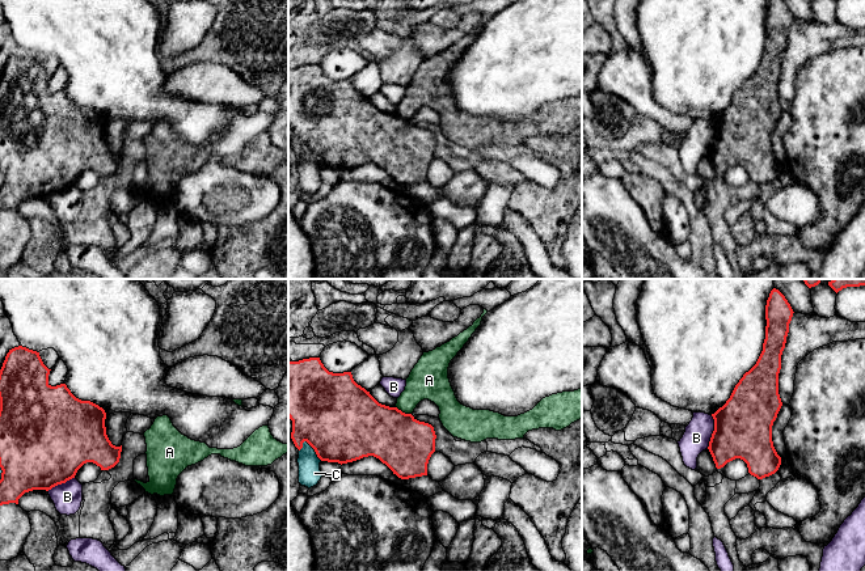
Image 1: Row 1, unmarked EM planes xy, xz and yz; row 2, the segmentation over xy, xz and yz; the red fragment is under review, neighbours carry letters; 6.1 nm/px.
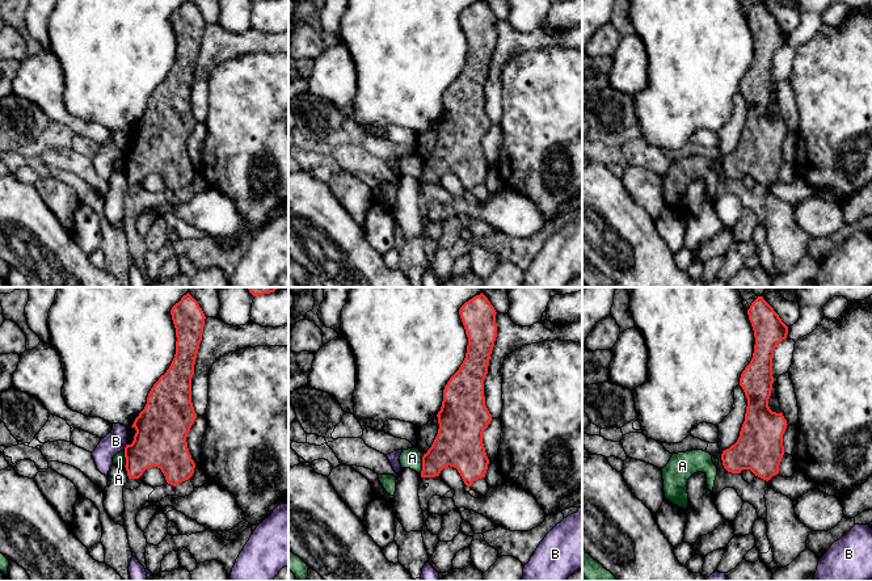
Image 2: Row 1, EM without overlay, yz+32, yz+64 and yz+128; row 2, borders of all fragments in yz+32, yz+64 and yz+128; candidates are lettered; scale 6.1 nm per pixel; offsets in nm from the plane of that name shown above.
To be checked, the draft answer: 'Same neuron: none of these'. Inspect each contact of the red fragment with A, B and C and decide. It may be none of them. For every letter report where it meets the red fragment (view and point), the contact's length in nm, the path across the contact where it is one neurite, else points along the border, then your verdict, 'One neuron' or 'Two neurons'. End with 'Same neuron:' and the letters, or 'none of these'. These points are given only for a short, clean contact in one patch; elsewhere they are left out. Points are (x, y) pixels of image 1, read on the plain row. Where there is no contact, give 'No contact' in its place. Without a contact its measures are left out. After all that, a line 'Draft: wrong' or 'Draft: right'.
A: Touches red at xz (404, 119). Shared border 110 nm. Boundary: xz (396, 113), (410, 121). Two neurons
B: Touches red at yz (713, 139). Shared border 220 nm. Two neurons
C: Touches red at xz (315, 157). Shared border 170 nm. Two neurons
Same neuron: none of these
Draft: right

